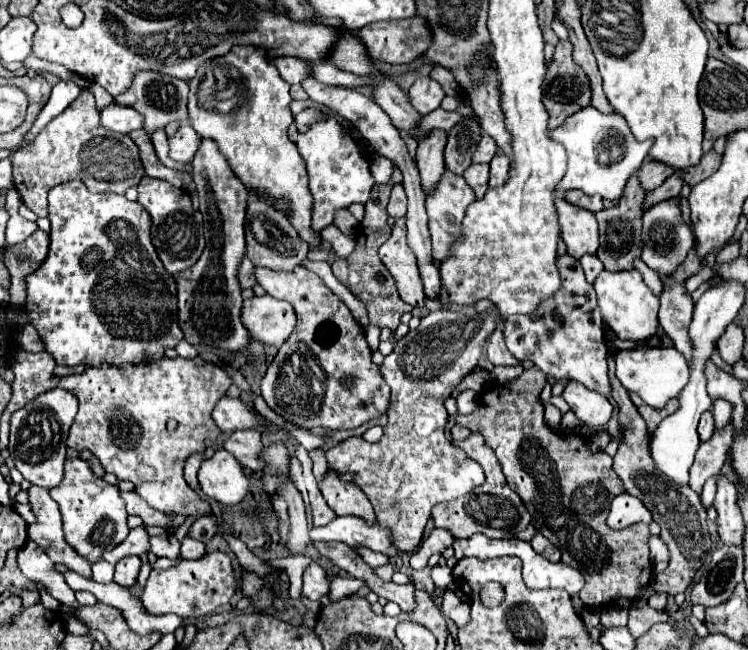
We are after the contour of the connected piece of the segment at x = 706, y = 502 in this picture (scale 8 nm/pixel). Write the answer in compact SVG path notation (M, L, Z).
M715 477L707 479L705 485L703 485L703 491L701 491L701 503L703 503L703 507L709 509L713 505L713 499L715 499Z

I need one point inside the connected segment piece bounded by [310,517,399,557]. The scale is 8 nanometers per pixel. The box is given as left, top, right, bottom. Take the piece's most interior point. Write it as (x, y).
(355, 532)

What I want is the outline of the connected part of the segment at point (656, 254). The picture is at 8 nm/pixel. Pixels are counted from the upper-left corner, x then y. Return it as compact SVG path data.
M663 201L653 205L645 215L643 215L643 261L661 273L673 273L675 267L683 261L687 251L693 245L693 235L689 227L681 221L679 207L675 201Z

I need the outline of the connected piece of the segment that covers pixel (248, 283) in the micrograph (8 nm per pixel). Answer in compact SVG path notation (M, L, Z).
M243 257L241 265L239 265L239 273L237 273L237 279L239 279L239 285L241 285L241 287L253 287L253 285L255 285L253 269L255 269L253 263L251 263L247 257Z

